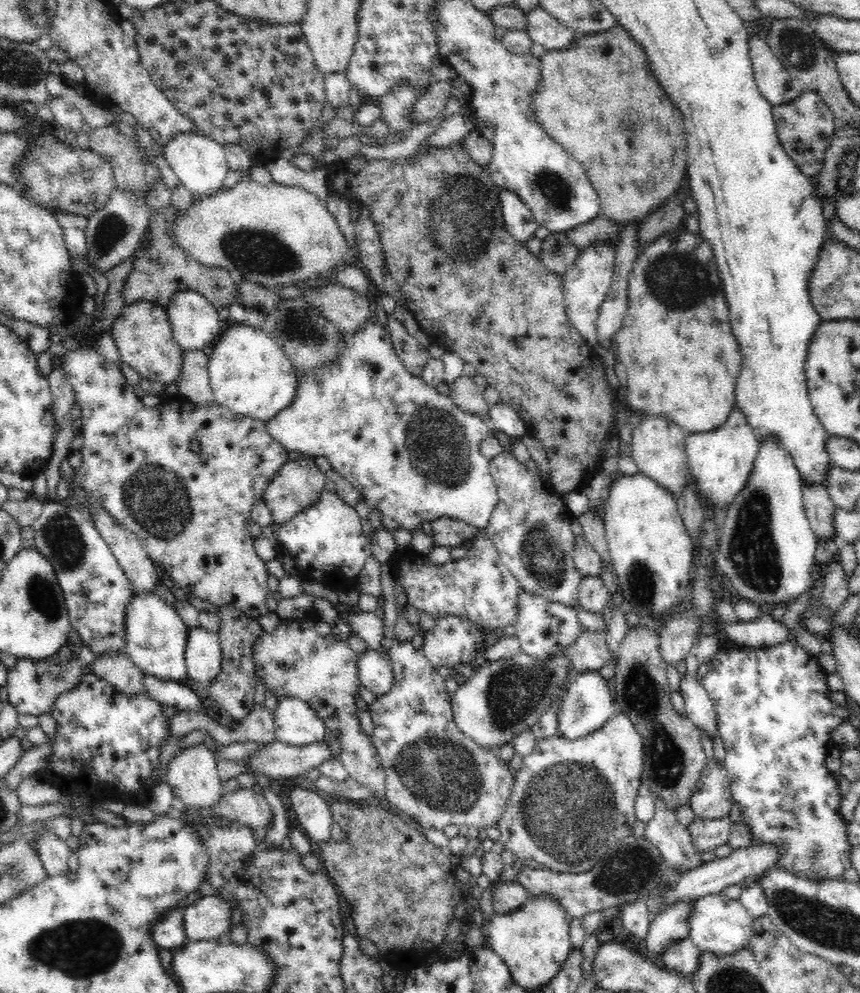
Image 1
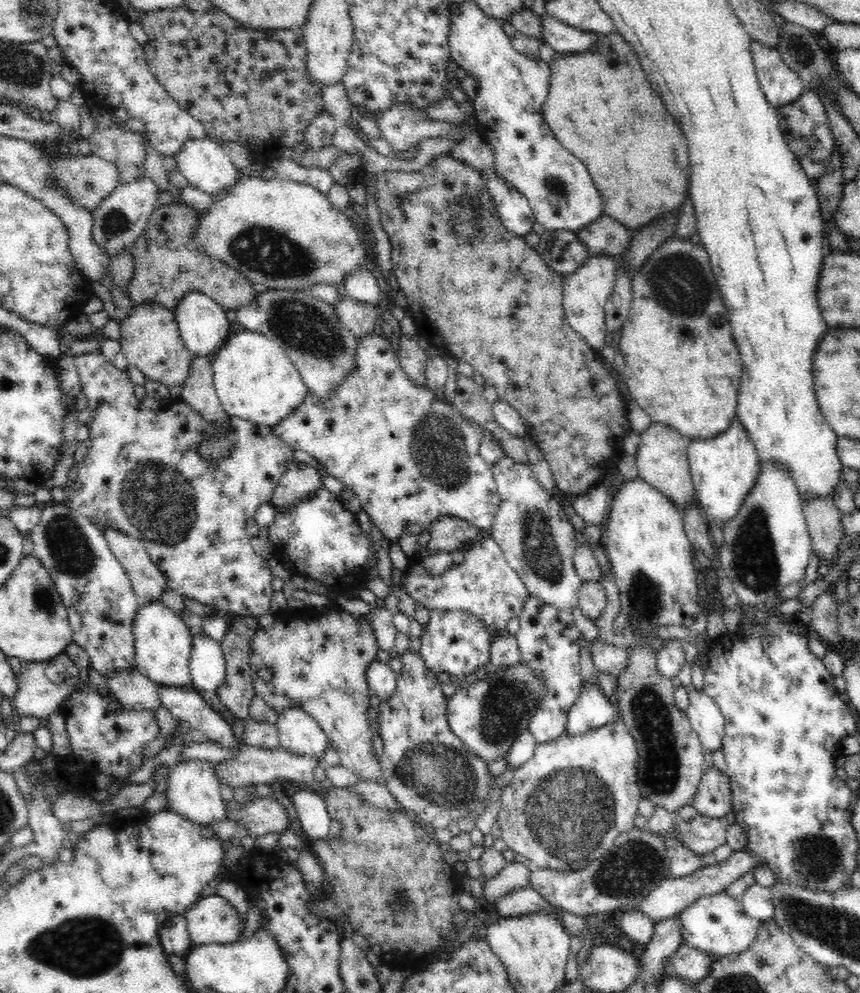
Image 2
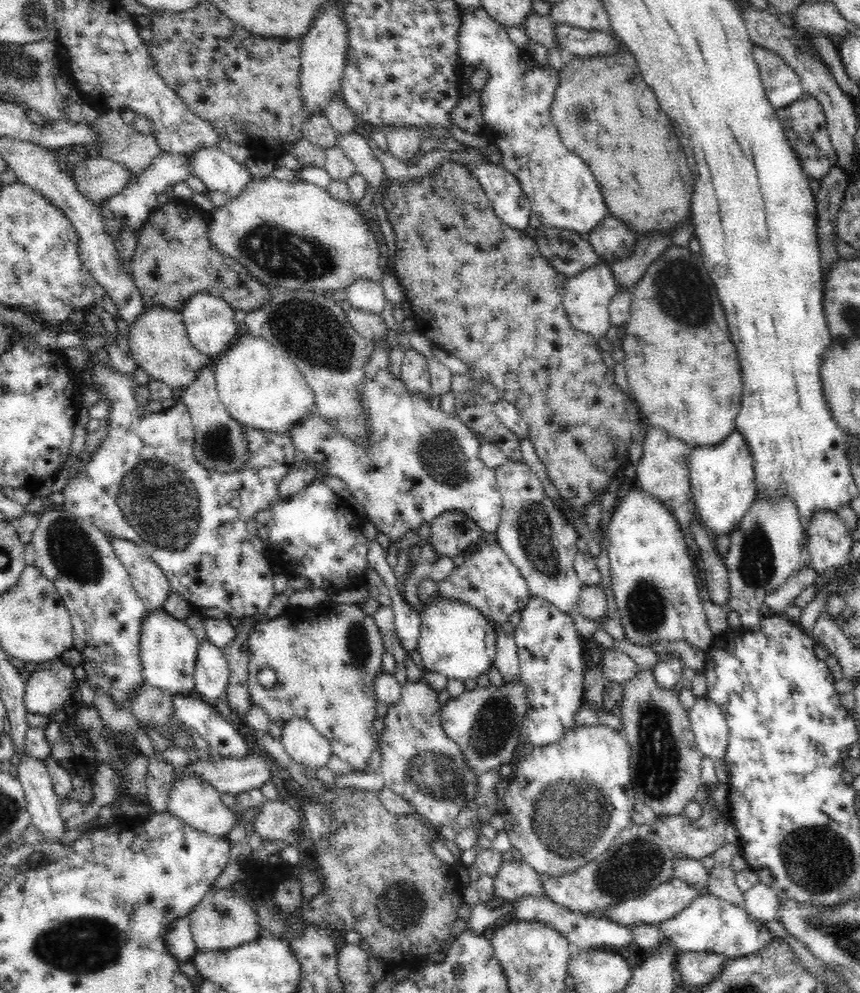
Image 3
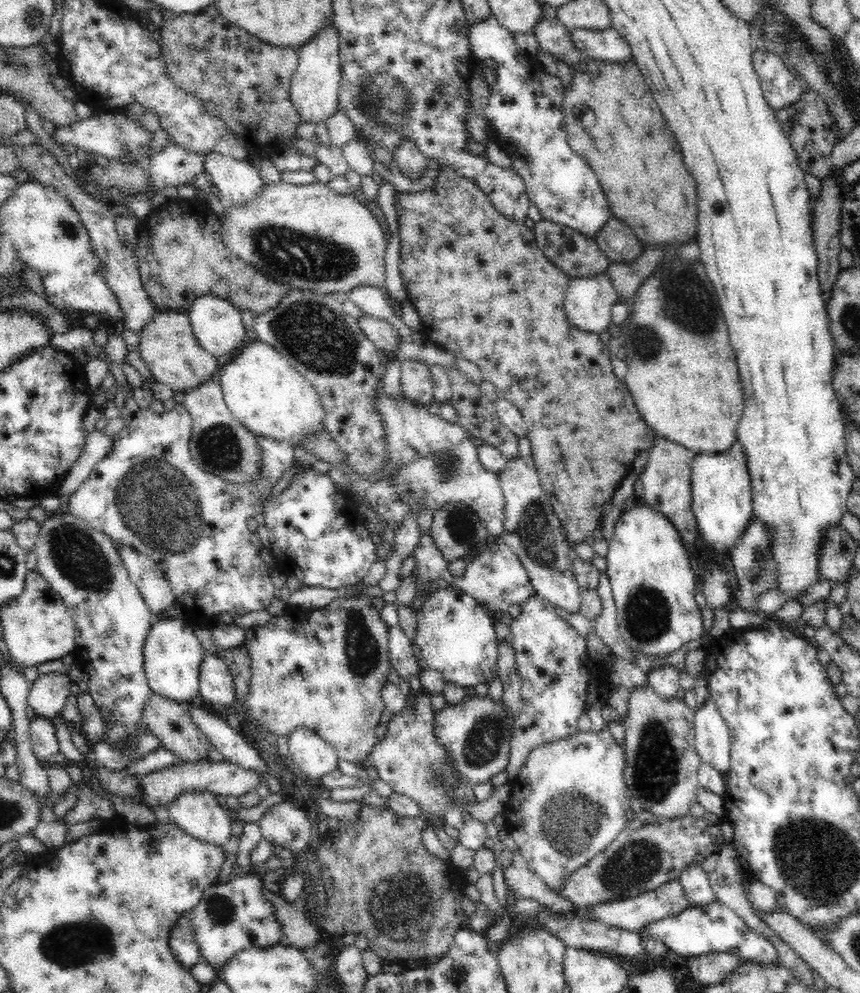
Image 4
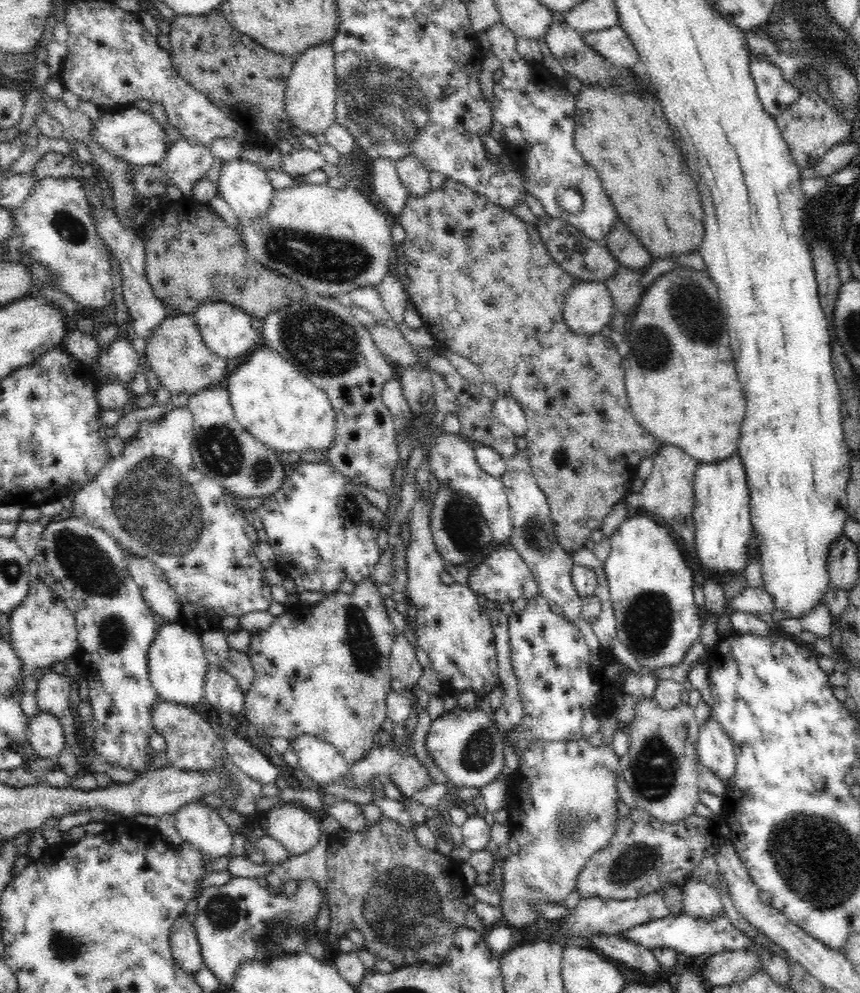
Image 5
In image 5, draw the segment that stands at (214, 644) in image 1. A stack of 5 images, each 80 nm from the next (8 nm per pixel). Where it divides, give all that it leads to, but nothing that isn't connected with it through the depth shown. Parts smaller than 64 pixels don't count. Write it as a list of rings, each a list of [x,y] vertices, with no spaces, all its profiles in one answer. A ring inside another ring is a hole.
[[[210,665],[205,675],[205,697],[210,704],[231,715],[244,716],[245,693],[222,667]]]

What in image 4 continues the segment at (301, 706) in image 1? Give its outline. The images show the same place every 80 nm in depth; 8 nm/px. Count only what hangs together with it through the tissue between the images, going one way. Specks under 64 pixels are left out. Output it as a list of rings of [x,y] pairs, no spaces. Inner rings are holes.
[[[300,727],[287,736],[288,752],[304,775],[320,778],[336,770],[338,758],[333,746],[306,727]]]

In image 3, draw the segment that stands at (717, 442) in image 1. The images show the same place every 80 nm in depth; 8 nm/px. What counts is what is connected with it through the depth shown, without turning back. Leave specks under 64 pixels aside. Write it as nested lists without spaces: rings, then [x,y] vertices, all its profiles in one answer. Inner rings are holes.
[[[735,429],[725,443],[714,448],[692,449],[689,464],[692,495],[697,518],[714,536],[732,535],[753,506],[755,492],[754,460],[746,440]]]

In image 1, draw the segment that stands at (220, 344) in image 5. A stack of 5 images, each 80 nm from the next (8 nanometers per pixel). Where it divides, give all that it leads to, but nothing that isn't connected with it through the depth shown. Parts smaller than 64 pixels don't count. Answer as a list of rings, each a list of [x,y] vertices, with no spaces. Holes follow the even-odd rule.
[[[177,292],[164,309],[169,315],[173,339],[186,351],[209,351],[222,336],[217,306],[210,304],[202,293]]]

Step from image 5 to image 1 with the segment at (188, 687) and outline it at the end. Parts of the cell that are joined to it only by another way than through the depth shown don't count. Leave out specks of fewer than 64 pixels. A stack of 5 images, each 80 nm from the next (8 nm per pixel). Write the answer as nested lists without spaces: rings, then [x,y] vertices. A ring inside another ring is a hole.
[[[156,592],[133,594],[132,604],[126,612],[126,652],[130,660],[147,675],[163,681],[184,683],[188,680],[185,648],[188,644],[188,625],[176,609]]]

